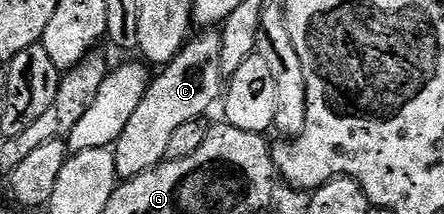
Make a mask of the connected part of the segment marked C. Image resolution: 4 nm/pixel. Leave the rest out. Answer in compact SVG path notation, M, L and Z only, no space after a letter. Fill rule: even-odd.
M201 31L190 36L172 61L150 80L139 107L127 120L127 127L112 146L115 171L121 181L151 171L161 164L167 155L167 143L171 143L177 128L190 119L204 117L210 111L213 100L223 93L223 78L219 67L221 35L217 31Z

